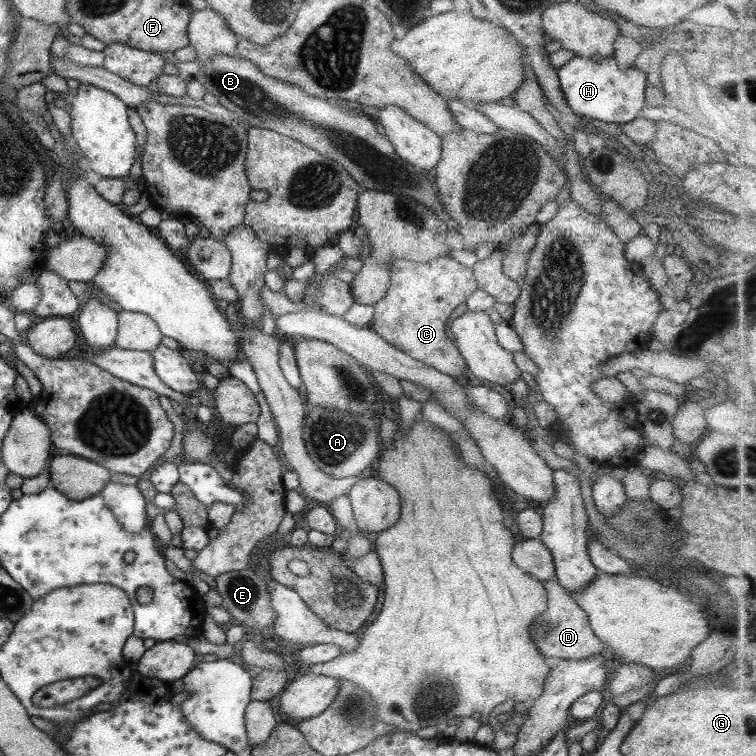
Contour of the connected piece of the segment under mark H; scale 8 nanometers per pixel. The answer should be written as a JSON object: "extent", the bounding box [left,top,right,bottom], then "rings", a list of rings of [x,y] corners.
{"extent":[556,56,645,124],"rings":[[[573,56],[556,70],[556,75],[569,110],[583,118],[623,124],[637,118],[645,105],[645,75],[634,66],[619,70],[612,56],[604,60]]]}

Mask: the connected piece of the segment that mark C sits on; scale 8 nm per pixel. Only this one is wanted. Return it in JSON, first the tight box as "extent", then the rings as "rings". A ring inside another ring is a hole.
{"extent":[369,256,477,377],"rings":[[[448,256],[429,262],[394,260],[388,264],[390,274],[387,293],[374,308],[369,328],[393,348],[404,352],[431,368],[450,377],[468,374],[464,358],[454,345],[447,323],[461,310],[464,300],[477,289],[471,268]]]}

